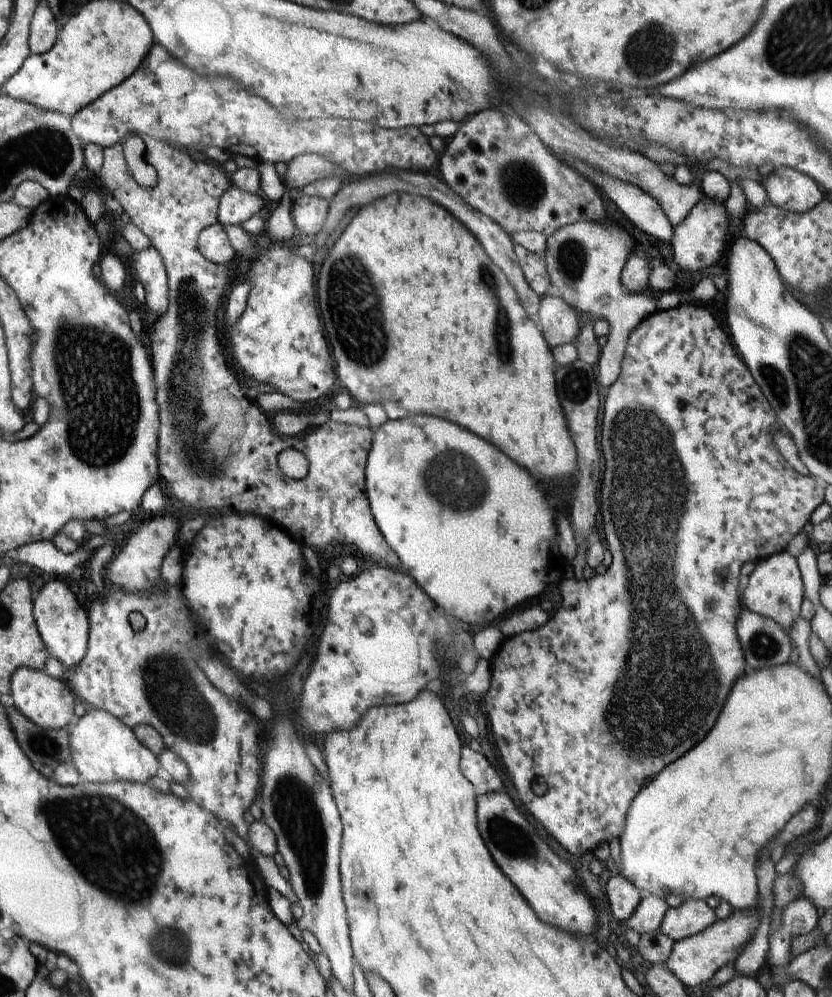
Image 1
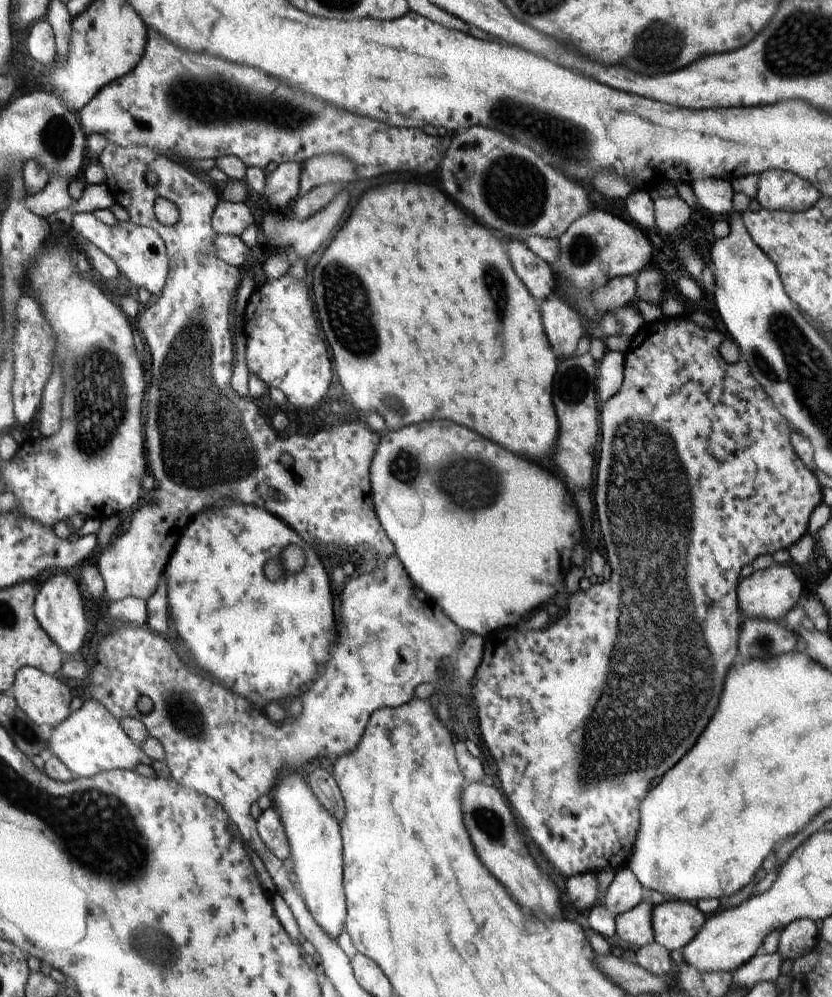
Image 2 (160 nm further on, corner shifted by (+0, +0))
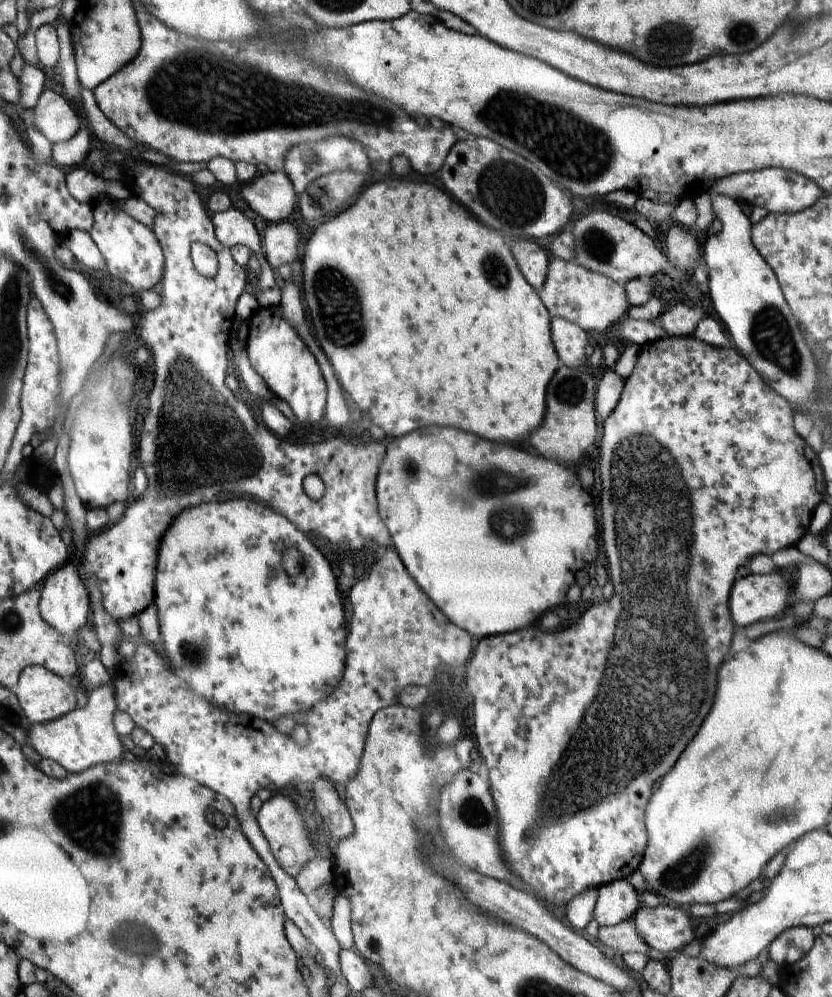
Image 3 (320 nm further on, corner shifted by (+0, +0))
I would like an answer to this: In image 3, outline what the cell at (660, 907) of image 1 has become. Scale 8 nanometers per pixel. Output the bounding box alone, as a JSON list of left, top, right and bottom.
[596,918,664,961]

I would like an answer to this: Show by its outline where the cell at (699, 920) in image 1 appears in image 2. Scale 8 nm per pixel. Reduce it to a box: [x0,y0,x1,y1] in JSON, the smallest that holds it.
[651,901,708,950]

